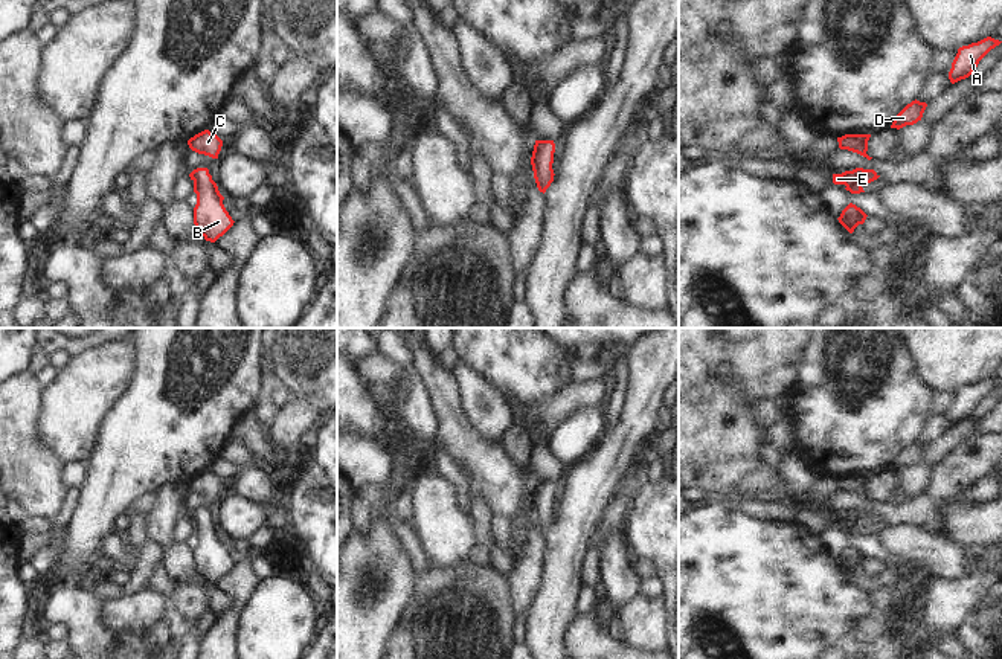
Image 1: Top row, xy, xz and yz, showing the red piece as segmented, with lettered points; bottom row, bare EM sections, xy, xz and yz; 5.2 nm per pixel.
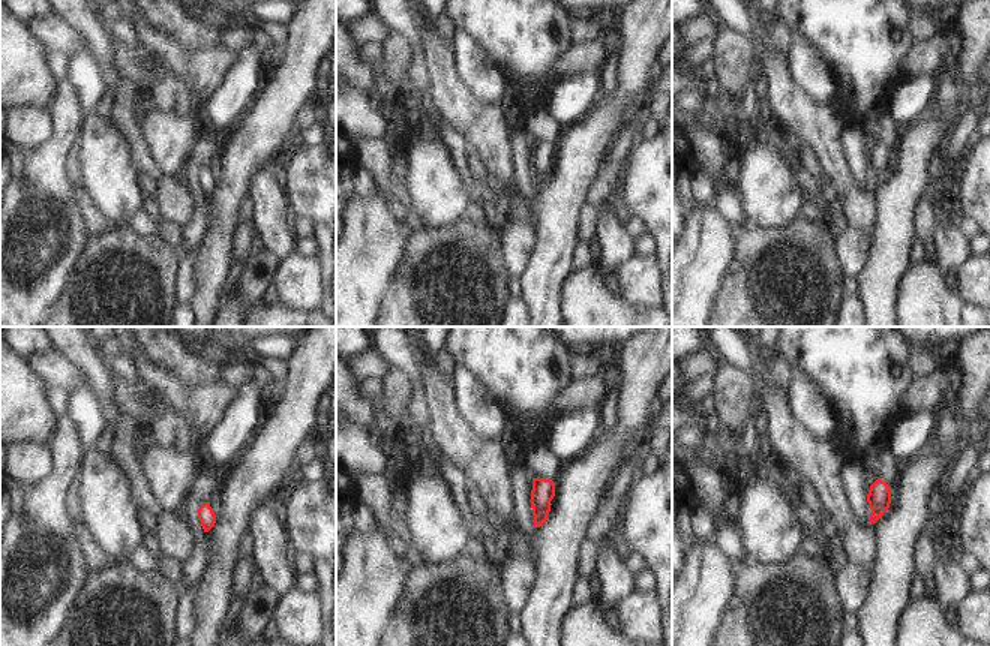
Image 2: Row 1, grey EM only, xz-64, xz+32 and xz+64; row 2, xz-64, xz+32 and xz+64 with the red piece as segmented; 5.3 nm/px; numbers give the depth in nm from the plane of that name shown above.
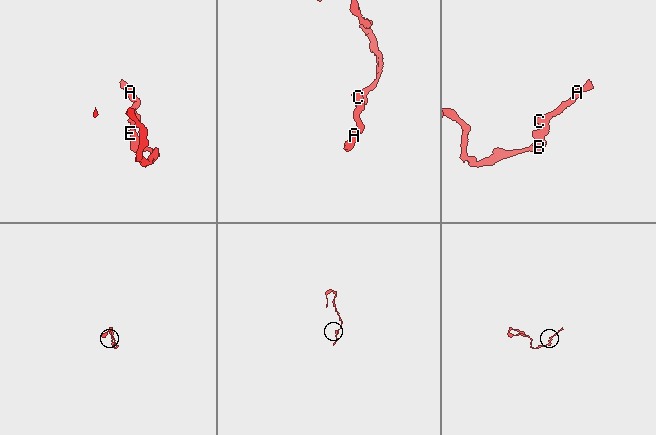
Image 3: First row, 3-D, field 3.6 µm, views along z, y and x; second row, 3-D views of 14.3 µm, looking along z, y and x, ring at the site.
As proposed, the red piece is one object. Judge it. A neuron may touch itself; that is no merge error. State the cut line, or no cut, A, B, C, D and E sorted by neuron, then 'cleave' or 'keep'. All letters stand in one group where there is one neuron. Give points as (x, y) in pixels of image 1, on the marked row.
cut none; groups A B C D E; keep

